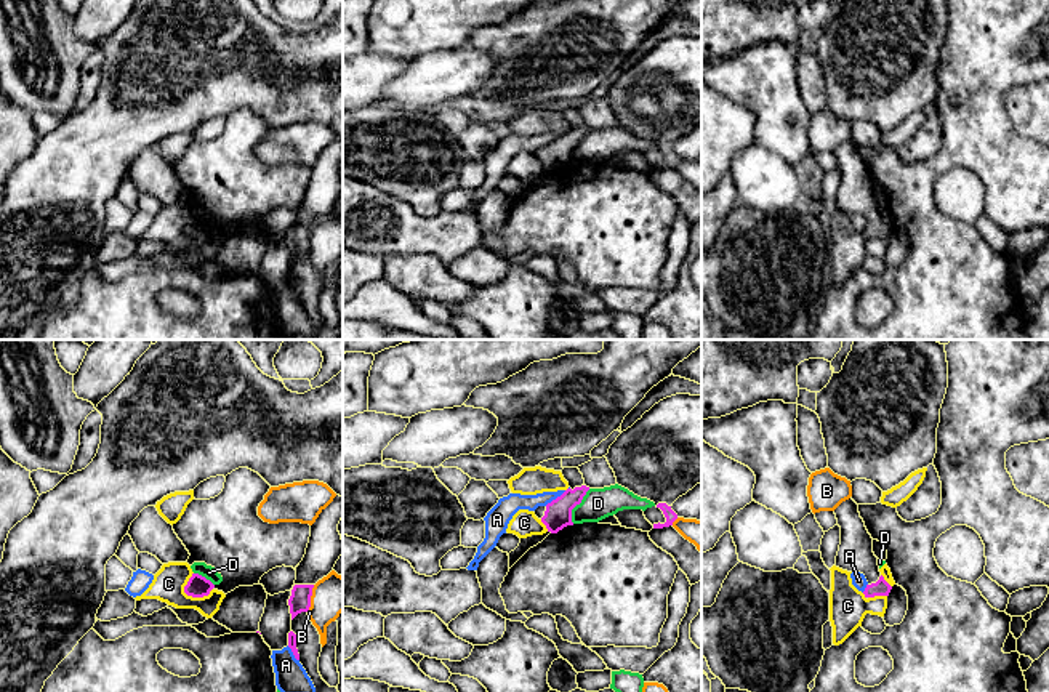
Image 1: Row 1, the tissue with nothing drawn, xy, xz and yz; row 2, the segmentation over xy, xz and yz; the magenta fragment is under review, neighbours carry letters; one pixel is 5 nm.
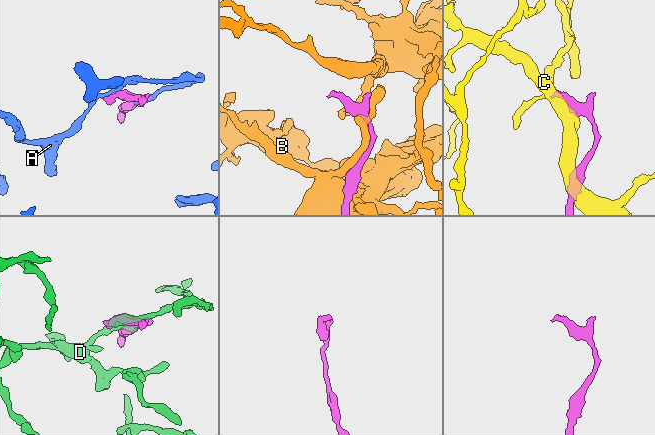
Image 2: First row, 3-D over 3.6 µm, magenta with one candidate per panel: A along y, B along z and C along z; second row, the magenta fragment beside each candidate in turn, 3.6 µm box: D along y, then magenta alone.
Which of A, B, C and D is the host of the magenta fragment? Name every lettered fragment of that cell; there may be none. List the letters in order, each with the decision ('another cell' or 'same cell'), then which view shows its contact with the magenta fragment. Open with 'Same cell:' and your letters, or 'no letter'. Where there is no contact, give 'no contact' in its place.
Same cell: no letter
A: another cell | xz
B: another cell | xy
C: another cell | xy
D: another cell | xz

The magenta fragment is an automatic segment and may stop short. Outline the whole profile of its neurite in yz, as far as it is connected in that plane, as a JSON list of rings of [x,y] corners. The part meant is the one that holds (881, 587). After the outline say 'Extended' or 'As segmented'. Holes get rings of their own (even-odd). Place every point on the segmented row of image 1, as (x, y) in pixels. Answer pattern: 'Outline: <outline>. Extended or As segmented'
Outline: [[[849,498],[834,509],[834,514],[841,527],[836,567],[865,575],[868,585],[863,594],[866,599],[889,596],[892,586],[879,572],[878,557],[873,553],[873,538],[860,517],[858,505]]]. Extended

